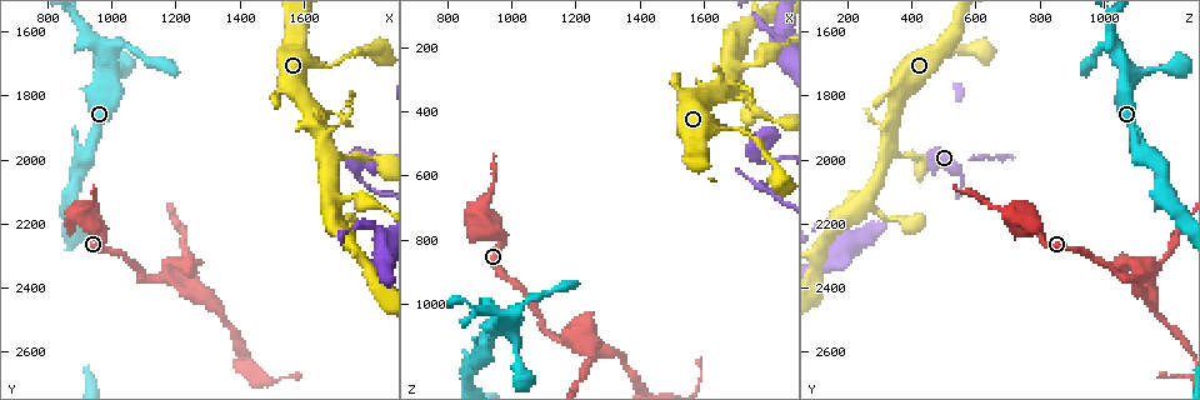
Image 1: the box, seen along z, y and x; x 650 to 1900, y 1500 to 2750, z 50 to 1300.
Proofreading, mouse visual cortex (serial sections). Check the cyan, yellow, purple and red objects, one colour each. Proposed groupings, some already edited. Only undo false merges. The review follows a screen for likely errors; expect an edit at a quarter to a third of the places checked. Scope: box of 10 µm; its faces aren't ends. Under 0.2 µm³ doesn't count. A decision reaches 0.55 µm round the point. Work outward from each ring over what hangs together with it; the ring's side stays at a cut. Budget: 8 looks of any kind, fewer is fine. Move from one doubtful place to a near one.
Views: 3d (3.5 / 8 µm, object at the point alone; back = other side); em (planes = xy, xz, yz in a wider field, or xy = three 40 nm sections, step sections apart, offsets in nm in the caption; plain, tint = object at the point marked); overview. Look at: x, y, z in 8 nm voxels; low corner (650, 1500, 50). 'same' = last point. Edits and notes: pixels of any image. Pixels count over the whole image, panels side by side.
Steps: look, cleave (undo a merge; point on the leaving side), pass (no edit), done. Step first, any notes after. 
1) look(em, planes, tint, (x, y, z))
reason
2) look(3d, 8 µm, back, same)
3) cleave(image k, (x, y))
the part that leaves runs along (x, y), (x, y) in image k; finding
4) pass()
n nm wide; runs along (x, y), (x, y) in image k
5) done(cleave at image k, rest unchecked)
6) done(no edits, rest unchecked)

look(3d, 8 µm, (1680, 1970, 330))
arms part here

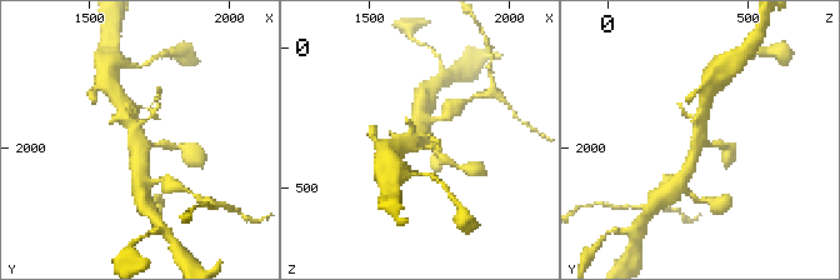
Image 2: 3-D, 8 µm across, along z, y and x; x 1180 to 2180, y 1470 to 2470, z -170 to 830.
look(3d, 3.5 µm, same)

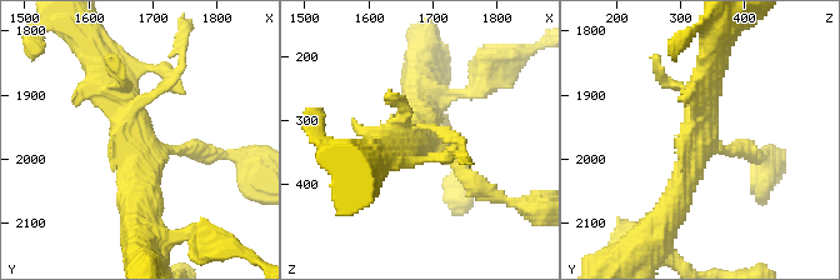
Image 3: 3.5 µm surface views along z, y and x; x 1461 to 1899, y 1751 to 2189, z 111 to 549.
pass()
runs along (710, 68), (701, 140), (669, 216) in image 3; all the same cell

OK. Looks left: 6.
look(3d, 3.5 µm, (1170, 2370, 1120))
three arms meet

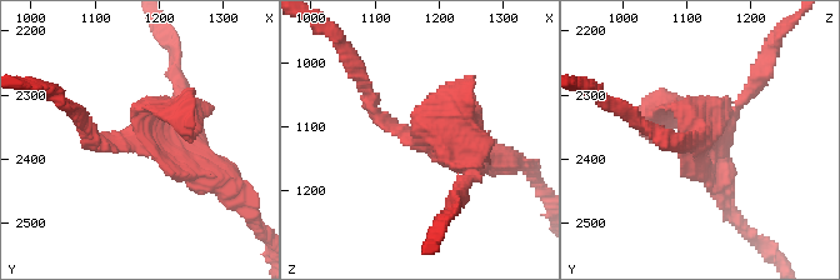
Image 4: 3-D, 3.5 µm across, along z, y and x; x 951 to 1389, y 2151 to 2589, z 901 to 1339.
look(em, xy, step 1, tint, (1170, 2360, 1120))
need the tissue

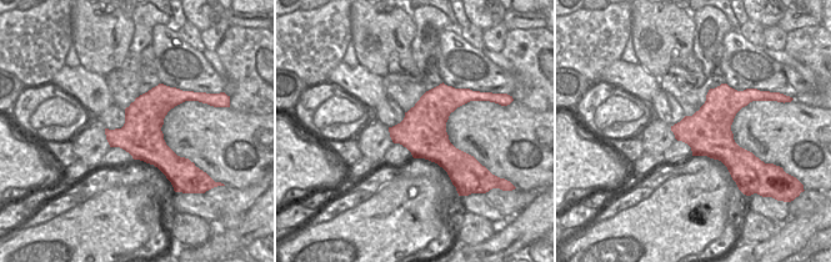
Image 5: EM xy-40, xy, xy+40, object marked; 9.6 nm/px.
look(em, xy, step 2, tint, same)

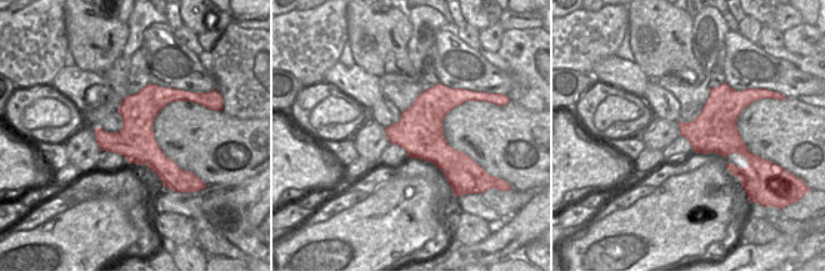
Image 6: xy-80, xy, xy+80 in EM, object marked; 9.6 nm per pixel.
pass()
runs along (369, 93), (411, 141), (491, 154) in image 4; continuous, no second cell

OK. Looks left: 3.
look(3d, 3.5 µm, (900, 1590, 1020))
thick turns thin

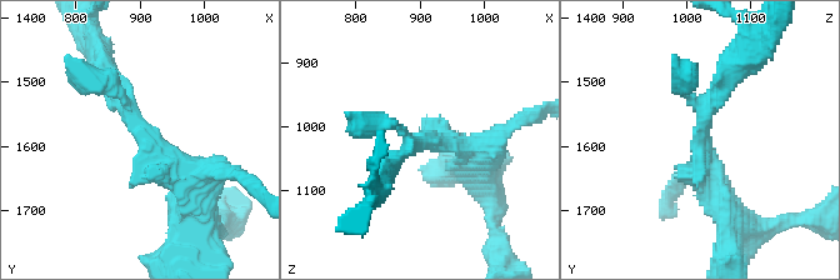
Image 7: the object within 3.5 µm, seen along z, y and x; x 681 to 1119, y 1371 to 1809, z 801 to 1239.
look(em, xy, step 1, tint, (905, 1580, 1020))
3 arms; arms of 150, 200, 300 nm; need the tissue

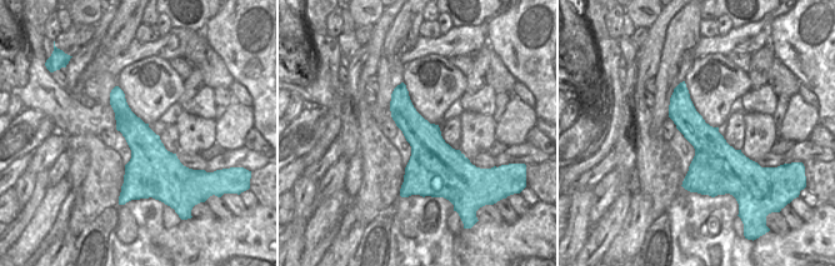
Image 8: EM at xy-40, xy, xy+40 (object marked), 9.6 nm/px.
pass()
runs along (204, 188), (93, 84) in image 7; one cell here

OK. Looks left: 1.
done(no edits, rest unchecked)

